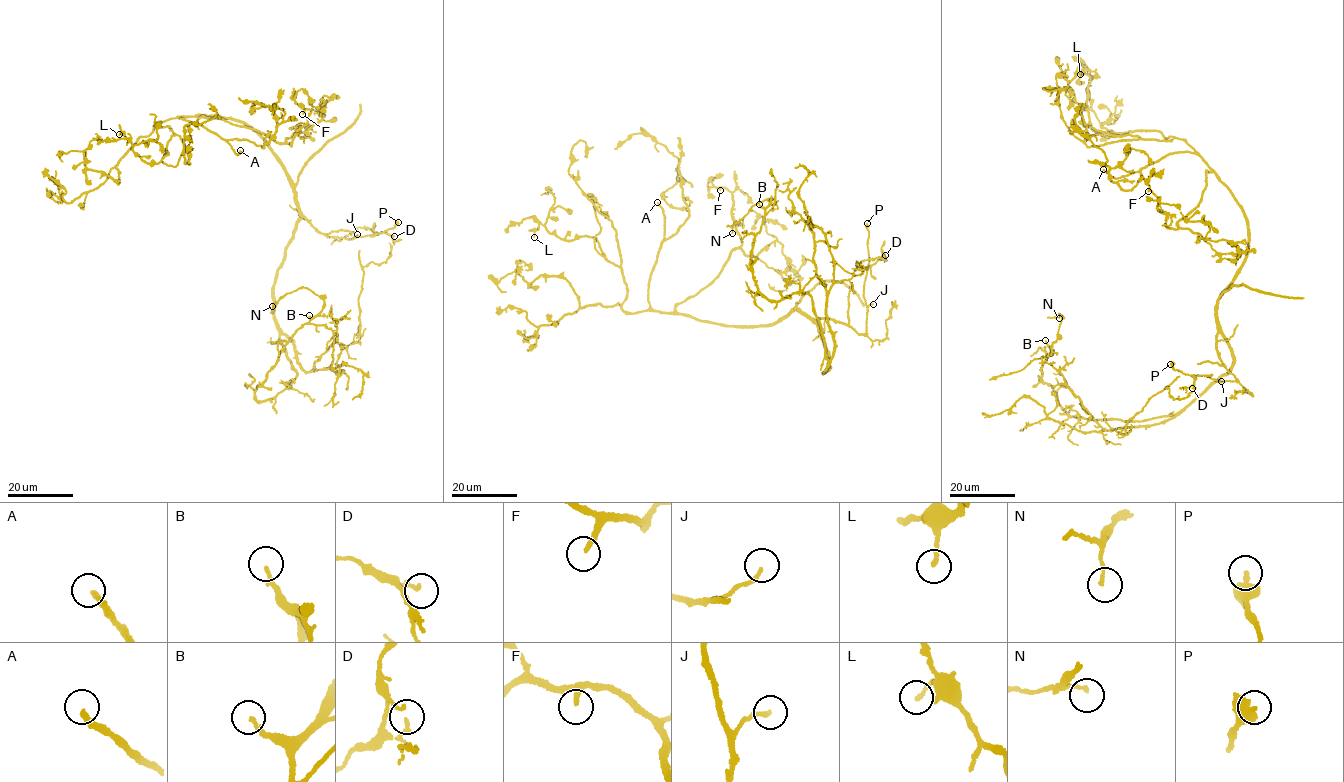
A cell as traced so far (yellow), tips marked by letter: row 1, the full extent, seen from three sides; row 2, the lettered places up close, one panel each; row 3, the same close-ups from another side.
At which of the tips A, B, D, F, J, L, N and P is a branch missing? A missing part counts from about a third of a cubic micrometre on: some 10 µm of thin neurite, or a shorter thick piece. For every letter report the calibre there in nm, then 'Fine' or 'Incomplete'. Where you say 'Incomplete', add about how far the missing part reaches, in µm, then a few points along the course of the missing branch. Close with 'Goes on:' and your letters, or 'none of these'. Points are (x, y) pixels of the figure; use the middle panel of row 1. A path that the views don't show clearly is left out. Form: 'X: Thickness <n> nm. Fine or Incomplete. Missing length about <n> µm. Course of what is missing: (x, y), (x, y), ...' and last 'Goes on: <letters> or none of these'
A: Thickness 260 nm. Incomplete. Missing length about 40 µm
B: Thickness 130 nm. Fine
D: Thickness 110 nm. Fine
F: Thickness 190 nm. Incomplete. Missing length about 9 µm
J: Thickness 170 nm. Incomplete. Missing length about 10 µm. Course of what is missing: (873, 304), (892, 284)
L: Thickness 170 nm. Fine
N: Thickness 120 nm. Fine
P: Thickness 320 nm. Fine
Goes on: A, F, J

